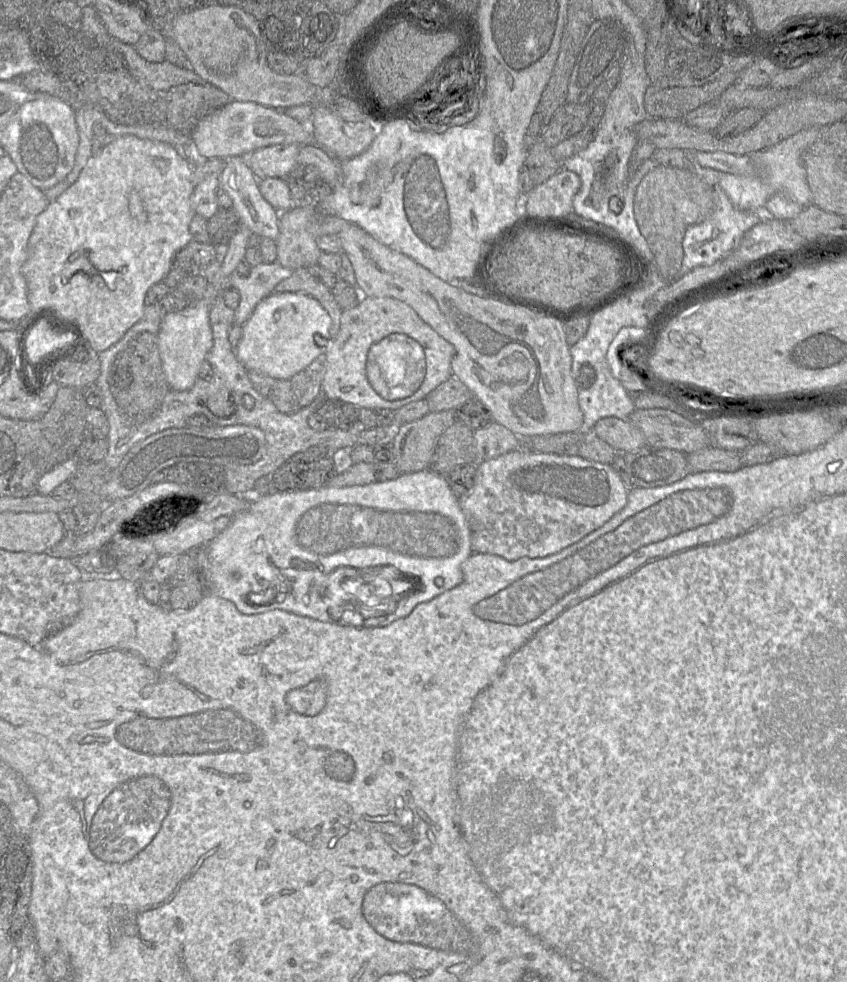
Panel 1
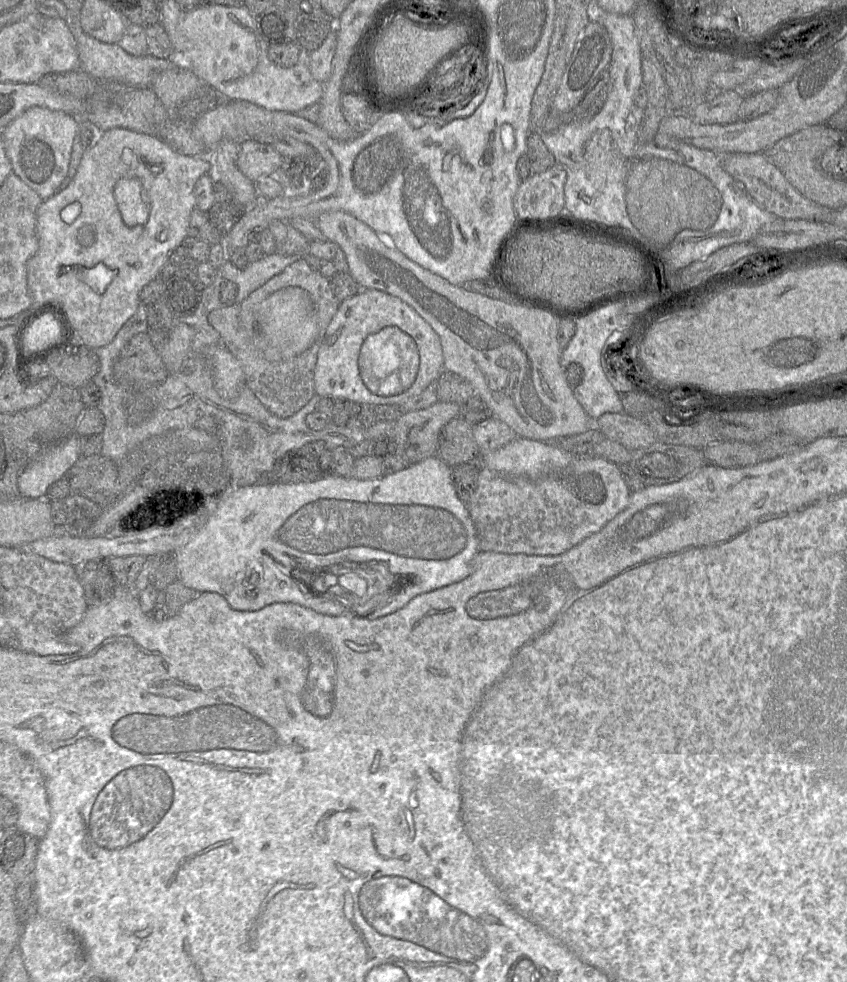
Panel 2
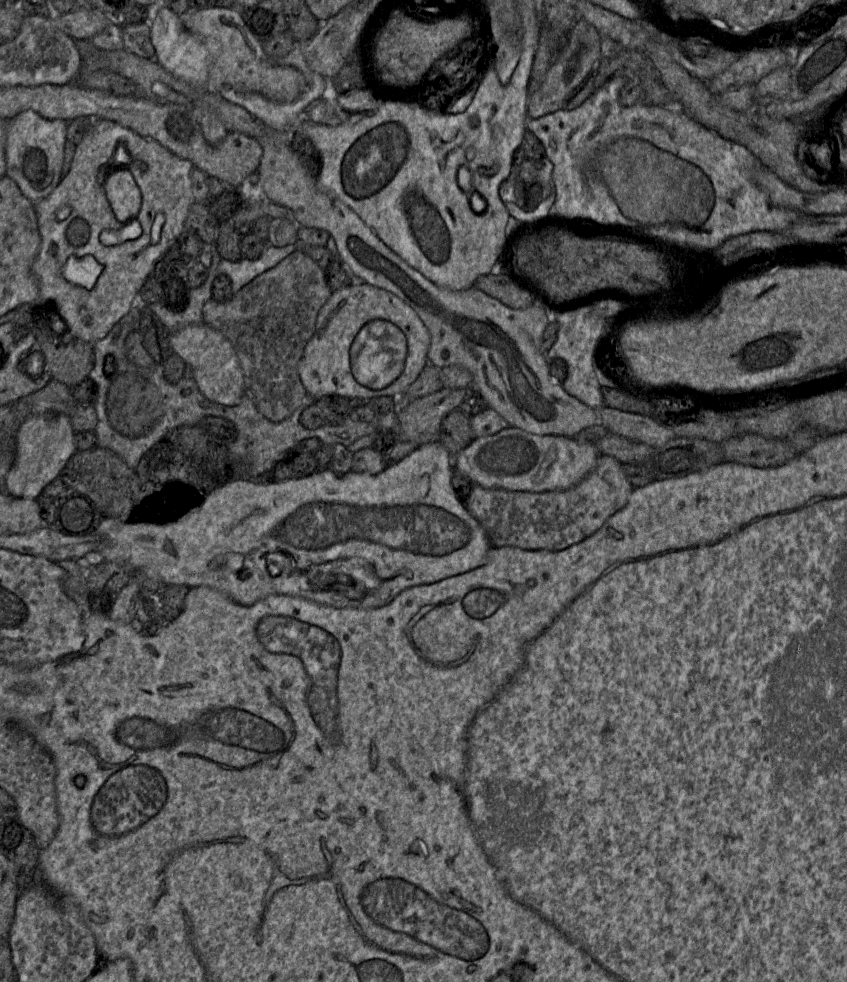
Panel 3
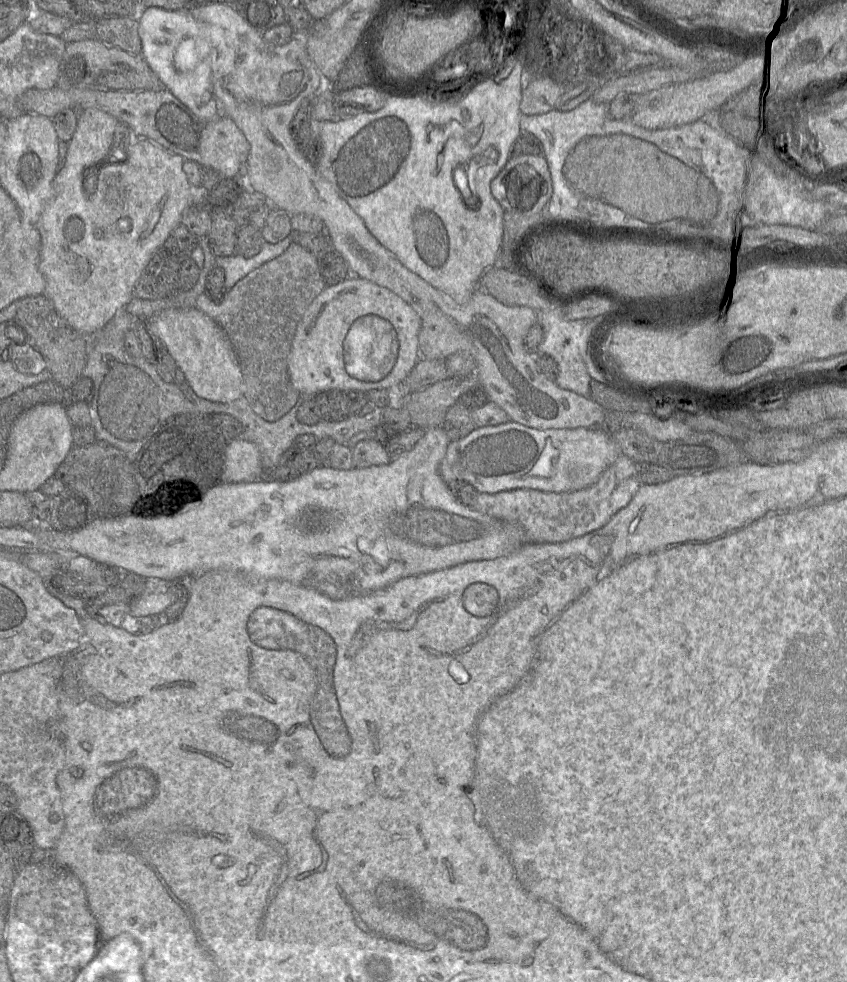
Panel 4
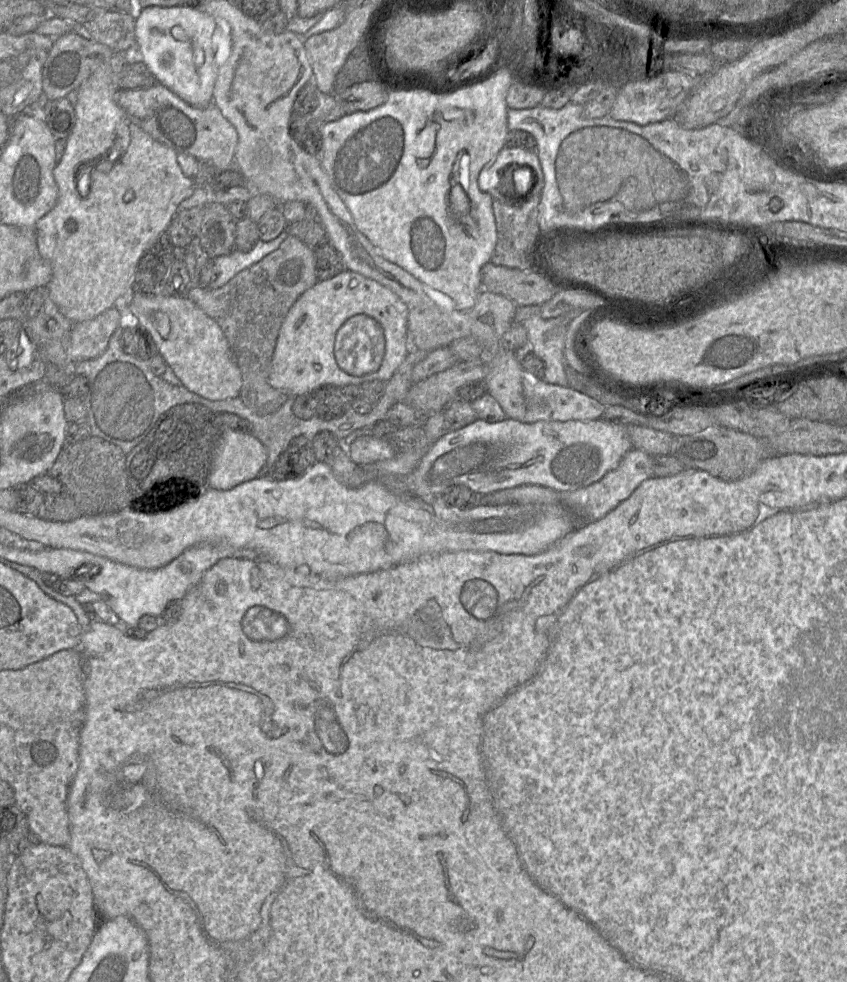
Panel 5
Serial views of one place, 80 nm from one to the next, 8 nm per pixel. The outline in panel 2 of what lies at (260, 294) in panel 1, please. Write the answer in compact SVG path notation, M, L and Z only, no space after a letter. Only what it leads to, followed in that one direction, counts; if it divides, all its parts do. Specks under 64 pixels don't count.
M275 252L274 254L265 255L259 261L249 262L244 269L238 269L231 262L225 261L217 269L217 272L222 278L236 284L236 303L240 303L250 293L264 285L275 275L281 273L288 265L300 257L300 255L284 256Z

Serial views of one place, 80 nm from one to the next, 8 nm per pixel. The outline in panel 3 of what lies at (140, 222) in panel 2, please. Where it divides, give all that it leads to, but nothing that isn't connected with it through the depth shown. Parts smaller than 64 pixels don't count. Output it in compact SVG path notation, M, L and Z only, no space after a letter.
M121 156L104 169L104 187L118 221L126 227L139 222L142 194L131 172L123 167Z

